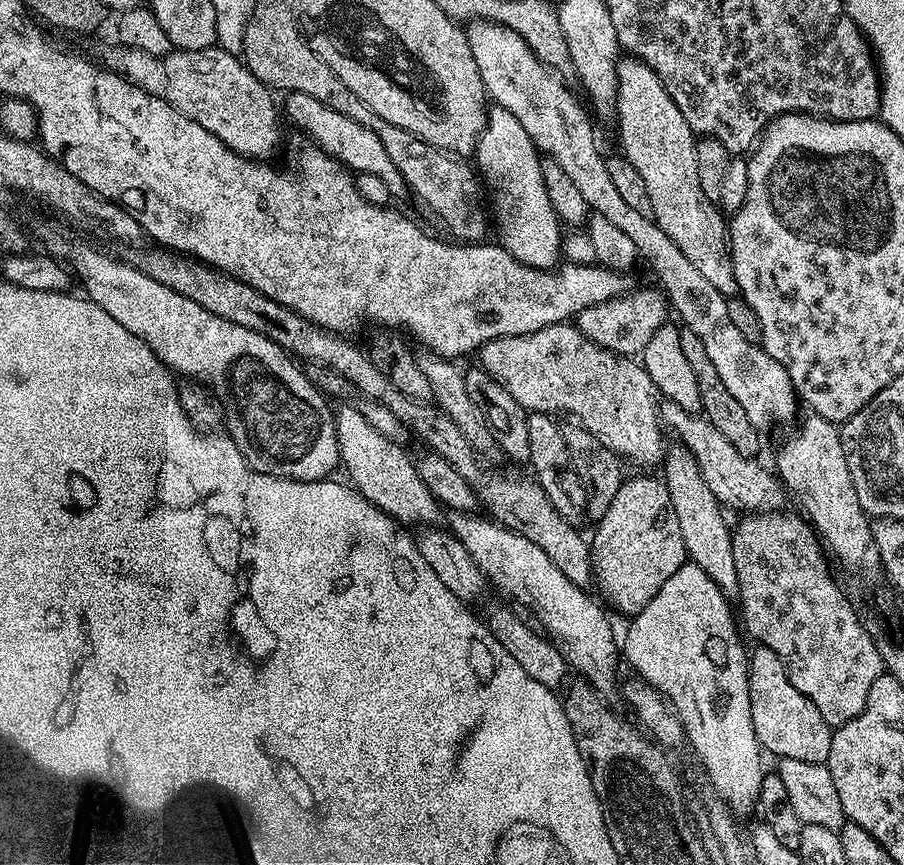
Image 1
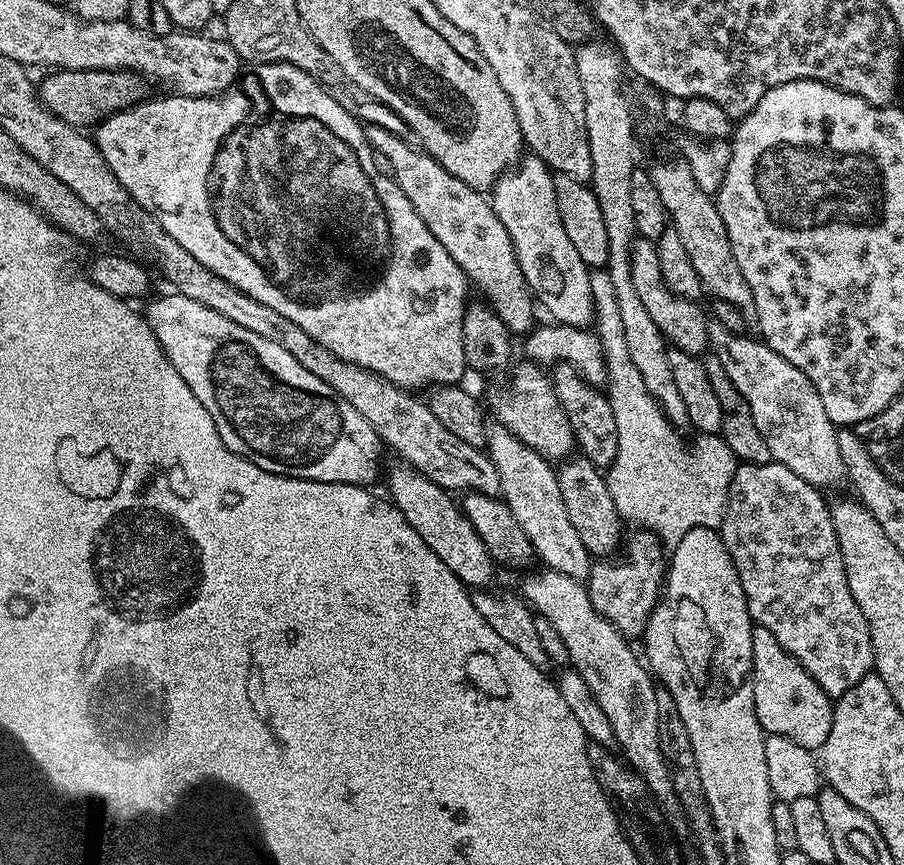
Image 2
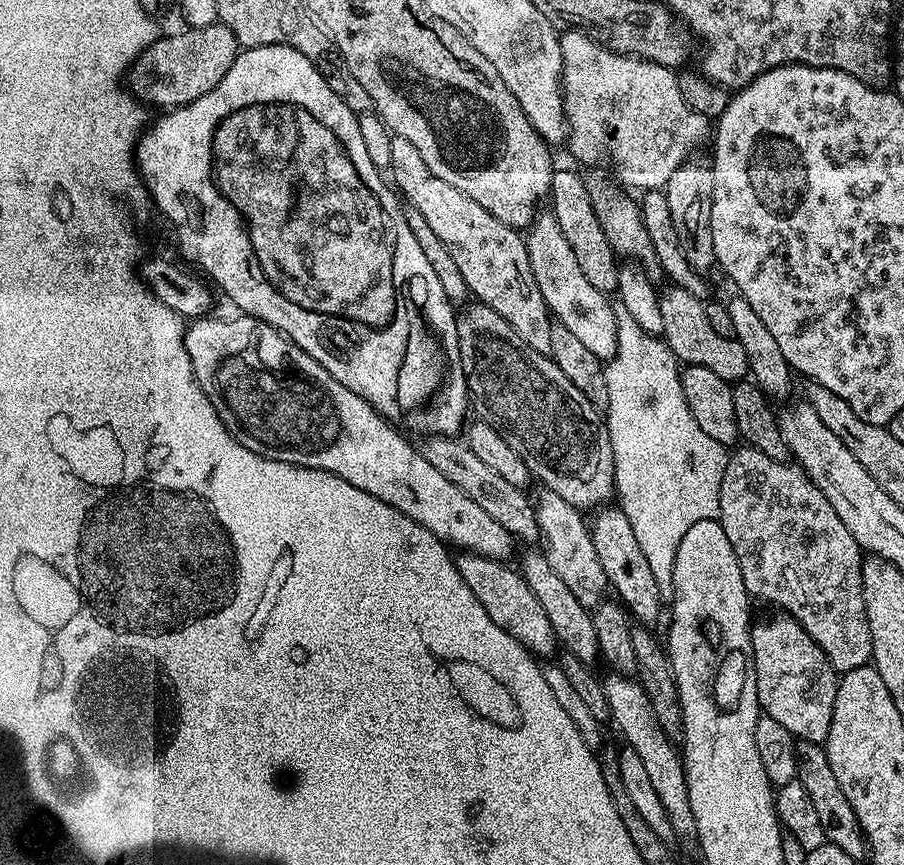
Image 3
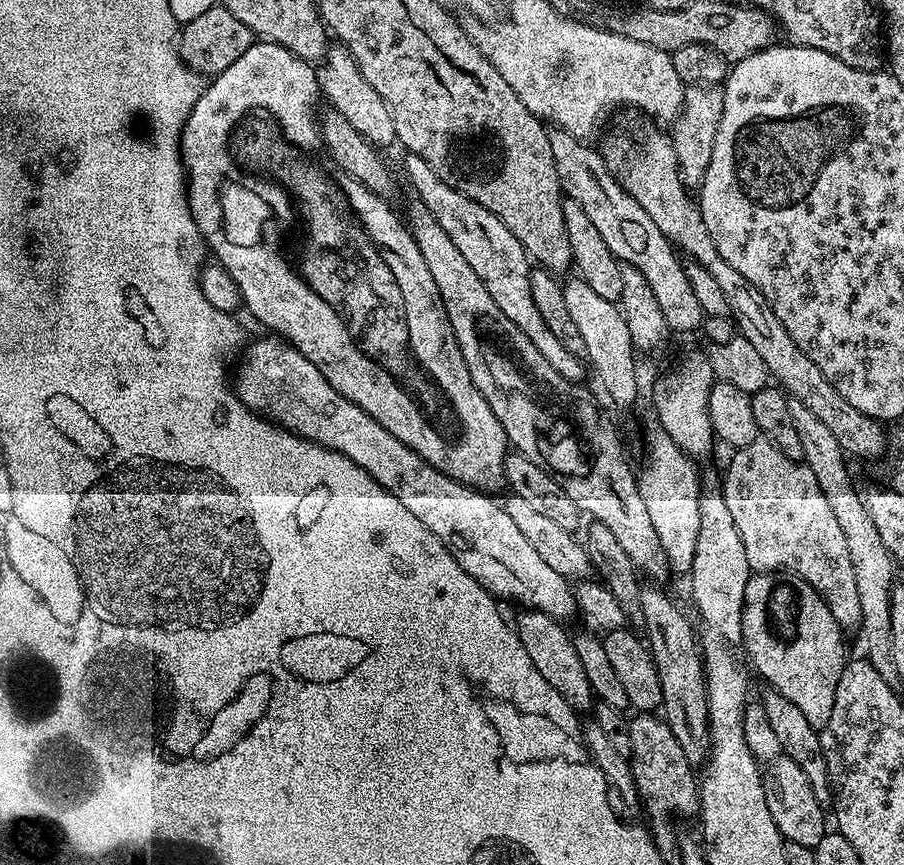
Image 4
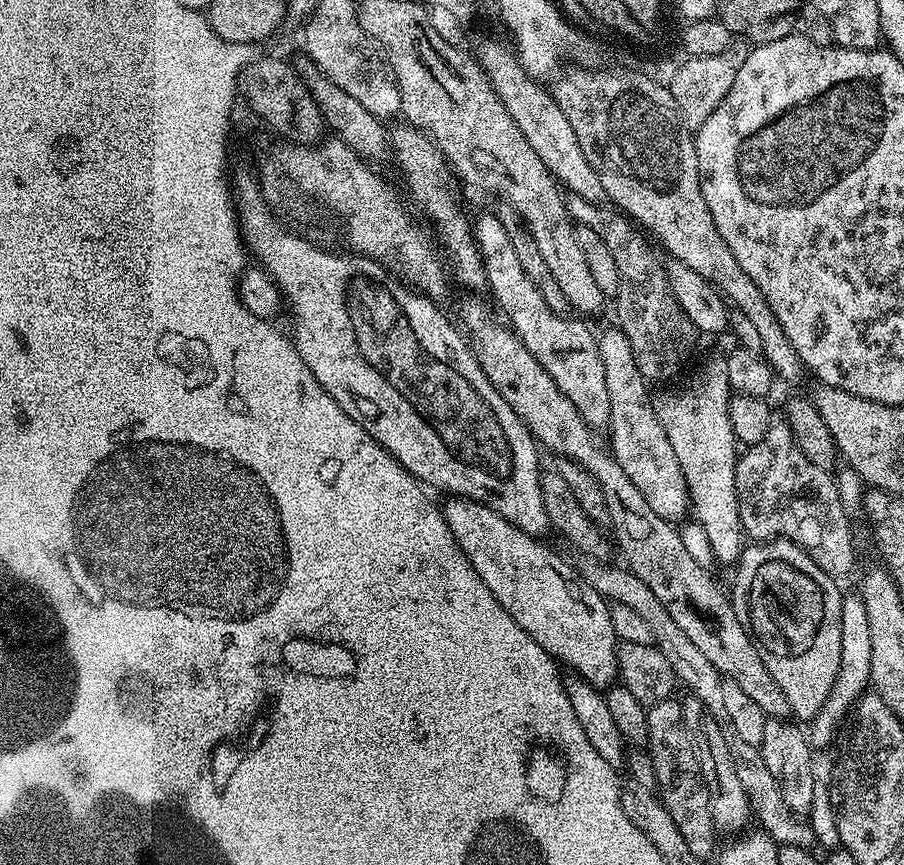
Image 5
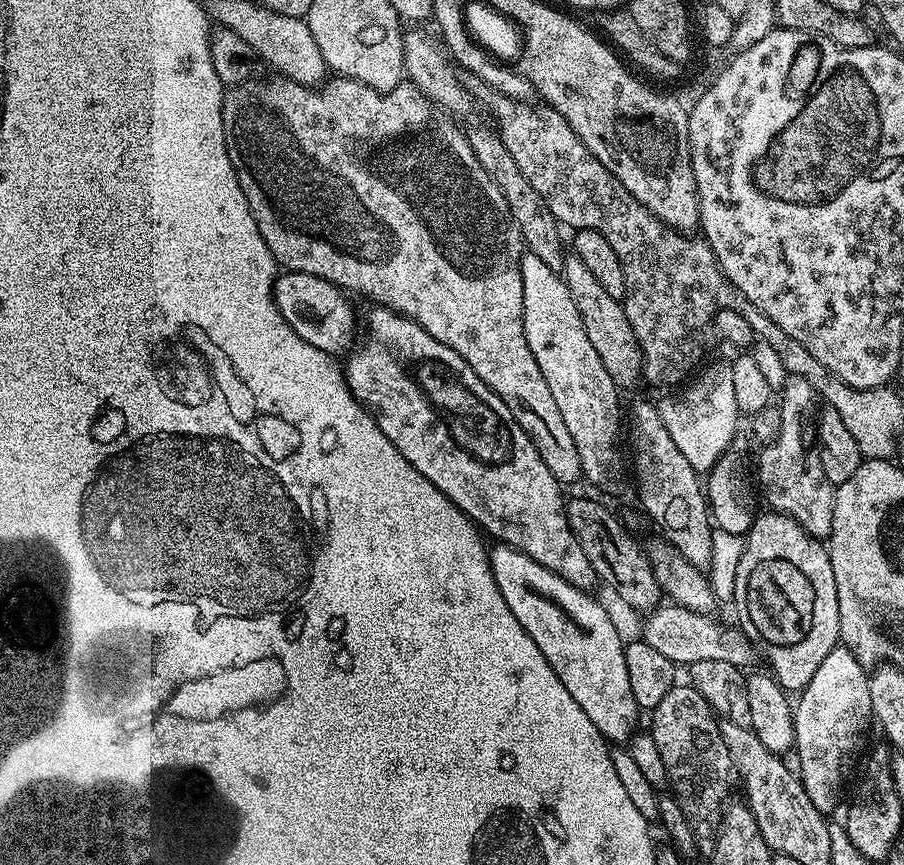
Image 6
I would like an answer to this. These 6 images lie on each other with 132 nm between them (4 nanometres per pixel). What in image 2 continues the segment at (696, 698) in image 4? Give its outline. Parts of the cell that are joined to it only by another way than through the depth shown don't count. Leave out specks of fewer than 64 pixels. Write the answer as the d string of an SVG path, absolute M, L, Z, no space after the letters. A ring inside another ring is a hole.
M572 458L559 465L556 476L571 525L574 526L575 533L582 538L582 543L590 556L592 558L611 557L615 553L612 551L616 547L617 551L622 544L622 536L620 540L622 521L614 506L614 498L610 498L608 481L602 475L601 469L595 468L590 461L583 458Z

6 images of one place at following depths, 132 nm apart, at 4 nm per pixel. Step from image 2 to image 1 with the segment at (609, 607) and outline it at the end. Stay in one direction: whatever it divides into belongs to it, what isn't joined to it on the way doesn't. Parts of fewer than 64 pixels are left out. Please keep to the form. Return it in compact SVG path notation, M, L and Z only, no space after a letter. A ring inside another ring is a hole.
M652 476L625 479L595 527L596 533L590 536L594 584L600 587L599 595L618 611L625 612L625 617L637 616L666 578L688 560L682 529L670 502L670 490L666 490L663 479L655 480Z

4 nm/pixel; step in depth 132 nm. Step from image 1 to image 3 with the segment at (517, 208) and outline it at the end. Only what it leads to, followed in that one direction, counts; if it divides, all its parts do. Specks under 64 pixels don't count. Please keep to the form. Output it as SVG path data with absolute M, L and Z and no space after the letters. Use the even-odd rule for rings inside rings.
M550 210L537 211L536 216L526 229L526 243L530 270L534 270L534 282L542 290L549 313L578 338L578 342L593 352L602 362L612 359L618 344L618 326L614 322L612 300L605 293L594 290L590 281L582 274L574 250L566 243L566 237L558 226L558 218Z

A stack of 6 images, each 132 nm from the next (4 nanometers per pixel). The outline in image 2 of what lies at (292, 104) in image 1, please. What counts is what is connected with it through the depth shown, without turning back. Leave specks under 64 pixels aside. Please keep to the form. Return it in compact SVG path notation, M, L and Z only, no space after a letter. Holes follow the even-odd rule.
M368 124L364 133L373 153L381 152L390 158L391 177L402 194L410 198L414 214L426 222L430 234L442 242L446 254L454 258L469 281L475 287L476 284L480 287L487 307L493 308L498 318L502 318L509 333L531 332L537 323L538 308L534 303L532 289L522 274L522 266L518 266L510 236L506 234L502 222L498 222L489 197L483 191L466 186L462 178L454 178L454 174L446 171L433 156L419 147L407 144L398 134L390 134L390 130L382 130L382 126L377 124Z

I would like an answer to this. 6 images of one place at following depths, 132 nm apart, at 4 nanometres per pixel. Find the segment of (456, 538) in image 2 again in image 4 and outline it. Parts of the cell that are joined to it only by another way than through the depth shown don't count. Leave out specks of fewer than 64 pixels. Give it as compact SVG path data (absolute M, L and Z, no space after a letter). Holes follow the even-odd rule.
M521 611L521 616L514 620L514 627L522 646L526 646L526 654L530 654L530 662L538 669L538 674L562 694L573 712L577 714L591 713L594 707L594 697L590 681L582 667L582 661L578 659L578 650L574 650L574 636L567 632L565 625L545 612Z

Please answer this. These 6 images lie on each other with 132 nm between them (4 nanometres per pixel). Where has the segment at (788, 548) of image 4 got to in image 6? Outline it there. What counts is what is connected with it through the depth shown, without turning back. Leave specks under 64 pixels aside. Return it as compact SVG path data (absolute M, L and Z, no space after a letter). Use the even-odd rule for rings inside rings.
M790 376L778 392L780 432L754 460L754 476L758 488L768 499L767 507L774 512L794 518L810 535L827 538L834 522L834 498L836 489L822 470L819 451L804 449L804 420L811 421L818 408L814 386L806 378ZM780 400L780 401L779 401ZM813 411L813 412L812 412ZM812 416L812 417L811 417ZM760 479L760 484L759 480Z

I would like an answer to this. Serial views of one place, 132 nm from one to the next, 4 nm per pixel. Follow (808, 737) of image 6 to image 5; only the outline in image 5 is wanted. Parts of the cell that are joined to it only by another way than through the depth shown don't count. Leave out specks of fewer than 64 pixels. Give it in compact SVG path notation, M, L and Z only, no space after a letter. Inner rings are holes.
M859 591L847 593L842 602L842 650L838 662L838 672L834 684L830 686L830 694L826 702L810 721L810 740L817 749L824 748L832 740L836 727L845 723L855 703L869 687L870 674L870 622L866 622L866 602L862 602Z

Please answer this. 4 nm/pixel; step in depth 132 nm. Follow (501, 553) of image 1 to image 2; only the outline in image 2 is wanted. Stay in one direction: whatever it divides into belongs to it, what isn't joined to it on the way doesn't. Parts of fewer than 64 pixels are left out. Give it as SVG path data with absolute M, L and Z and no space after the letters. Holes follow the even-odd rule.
M529 571L525 575L529 576L524 580L523 599L531 605L536 616L548 619L551 625L558 630L559 637L562 638L569 651L568 664L575 668L578 674L582 674L582 682L586 682L586 686L590 686L590 694L594 694L594 698L598 698L598 706L602 706L606 718L610 718L610 726L614 726L616 743L622 756L622 751L624 751L625 757L623 756L623 759L626 761L627 767L635 769L637 774L646 782L652 799L662 809L665 817L671 818L671 831L673 828L676 832L687 833L688 822L681 815L680 803L674 792L674 782L670 778L668 763L662 754L662 746L658 738L657 685L654 683L651 671L638 655L637 649L635 652L628 645L631 644L629 637L623 636L614 625L606 622L606 618L602 618L602 614L598 614L598 610L594 610L594 606L590 606L587 587L581 581L554 571L536 571Z

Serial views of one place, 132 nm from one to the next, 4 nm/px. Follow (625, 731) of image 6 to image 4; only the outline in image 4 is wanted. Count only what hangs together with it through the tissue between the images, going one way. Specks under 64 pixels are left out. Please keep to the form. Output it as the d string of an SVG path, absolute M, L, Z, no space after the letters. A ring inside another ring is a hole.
M264 334L261 340L254 341L246 348L243 349L245 352L240 360L240 369L236 372L236 384L234 380L234 392L239 403L248 405L259 415L279 422L283 427L314 440L317 444L341 452L350 458L350 462L362 466L370 478L394 494L394 498L398 498L398 502L402 502L402 506L406 506L406 510L410 510L410 514L414 514L414 518L418 518L418 522L422 522L422 526L426 526L426 530L430 530L430 534L434 534L434 538L438 538L450 550L458 566L462 566L462 570L466 570L466 574L470 574L470 578L478 581L490 595L501 601L517 600L524 604L520 606L525 609L545 612L561 622L568 622L572 615L577 615L576 594L568 577L558 574L558 570L553 570L534 551L534 546L530 546L530 541L518 530L517 524L510 519L510 514L506 514L503 503L495 495L478 492L467 484L460 484L430 466L418 454L414 454L410 446L398 442L390 430L374 422L370 414L354 406L350 398L338 394L338 390L326 382L322 370L318 370L310 358L306 358L279 335Z

